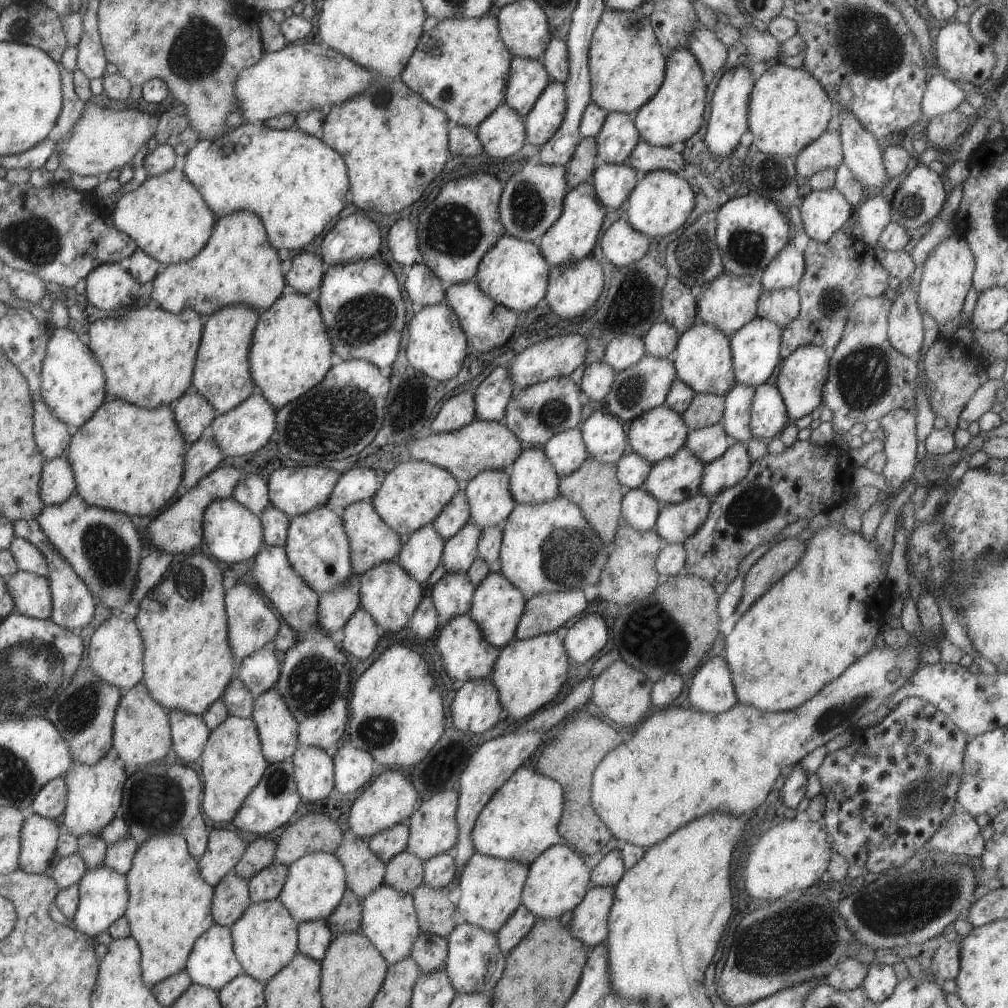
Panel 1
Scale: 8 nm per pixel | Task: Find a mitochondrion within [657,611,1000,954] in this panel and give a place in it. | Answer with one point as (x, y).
(944, 902)

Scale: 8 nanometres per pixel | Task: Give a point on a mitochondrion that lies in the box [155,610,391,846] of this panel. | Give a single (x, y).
(313, 684)

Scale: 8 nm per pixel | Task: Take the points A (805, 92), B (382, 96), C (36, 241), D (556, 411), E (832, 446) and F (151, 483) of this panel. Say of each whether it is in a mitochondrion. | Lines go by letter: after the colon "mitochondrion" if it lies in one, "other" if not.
A: other
B: mitochondrion
C: mitochondrion
D: mitochondrion
E: other
F: other

